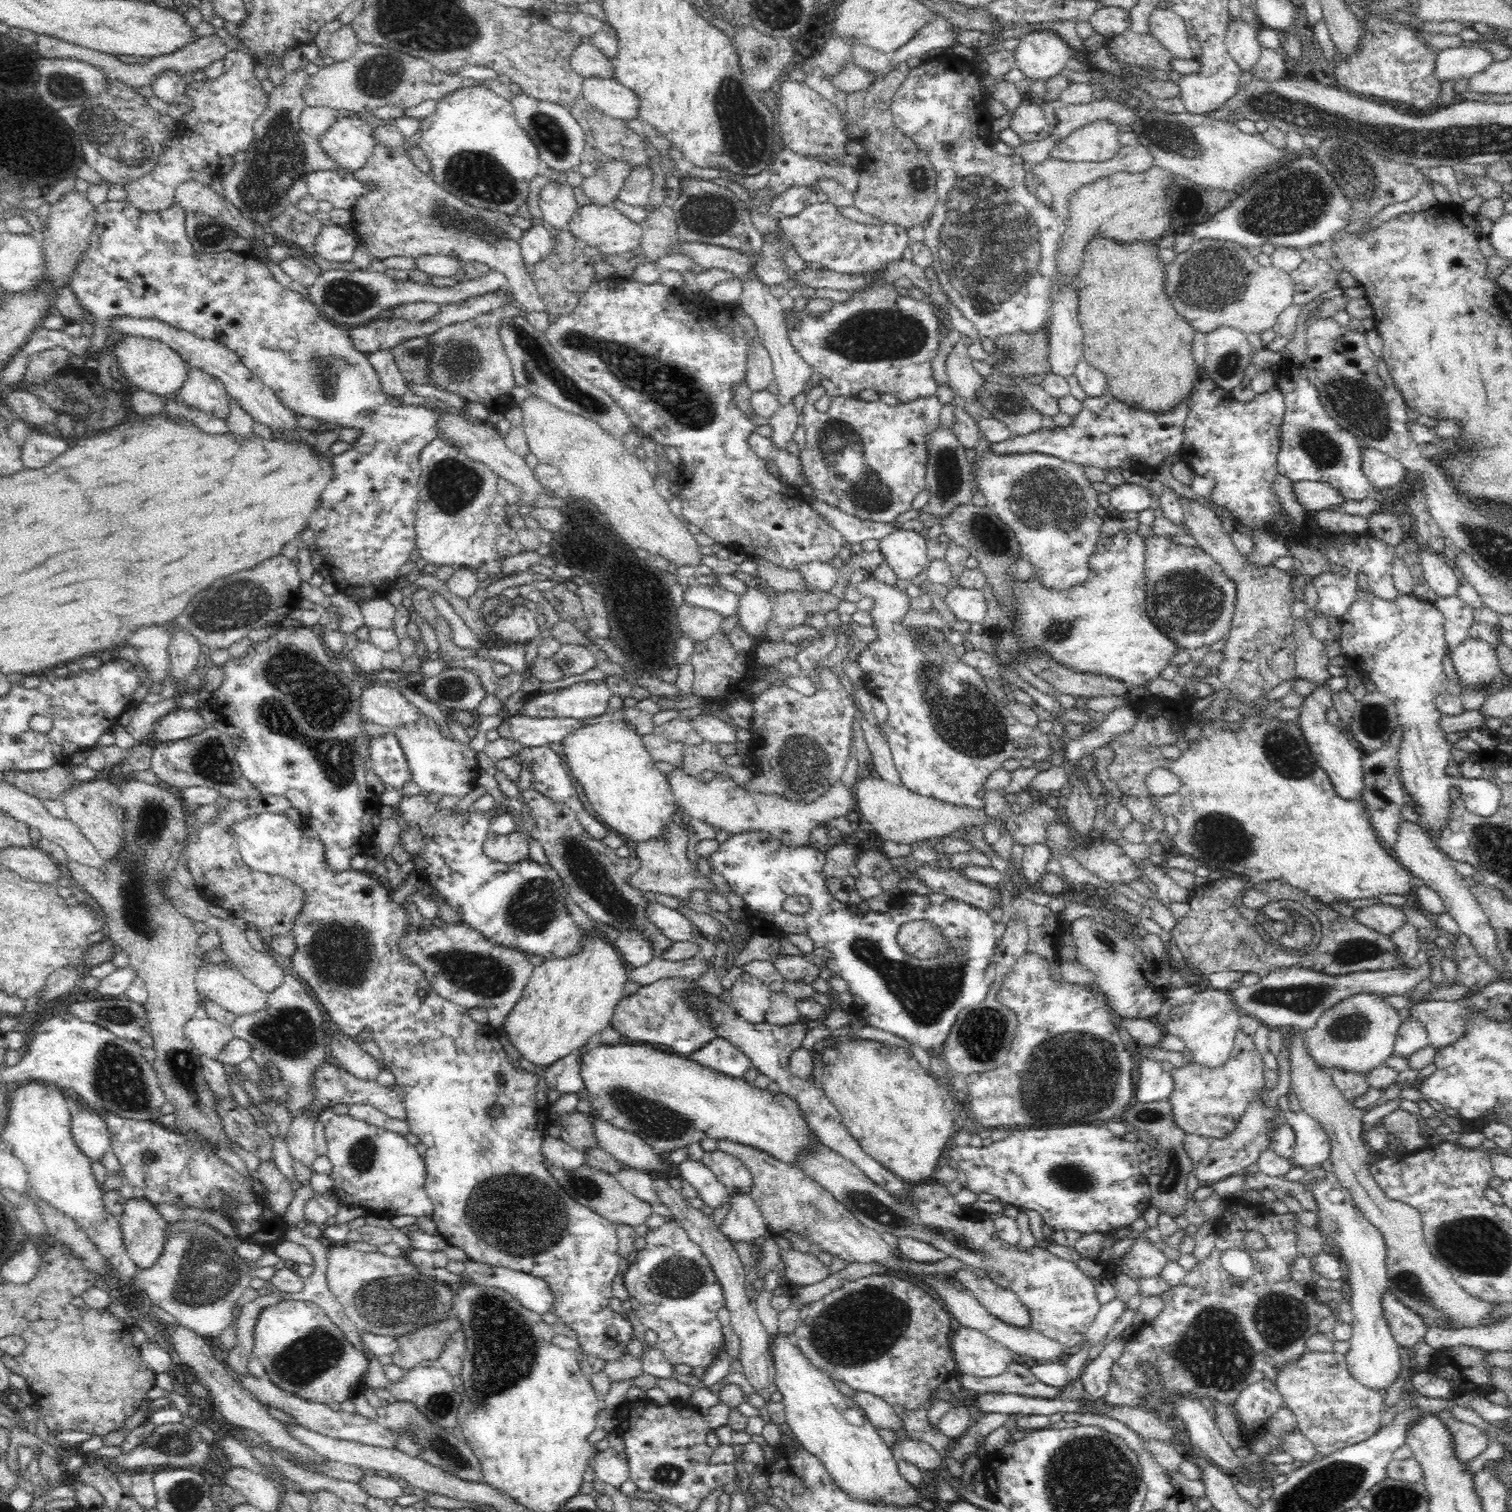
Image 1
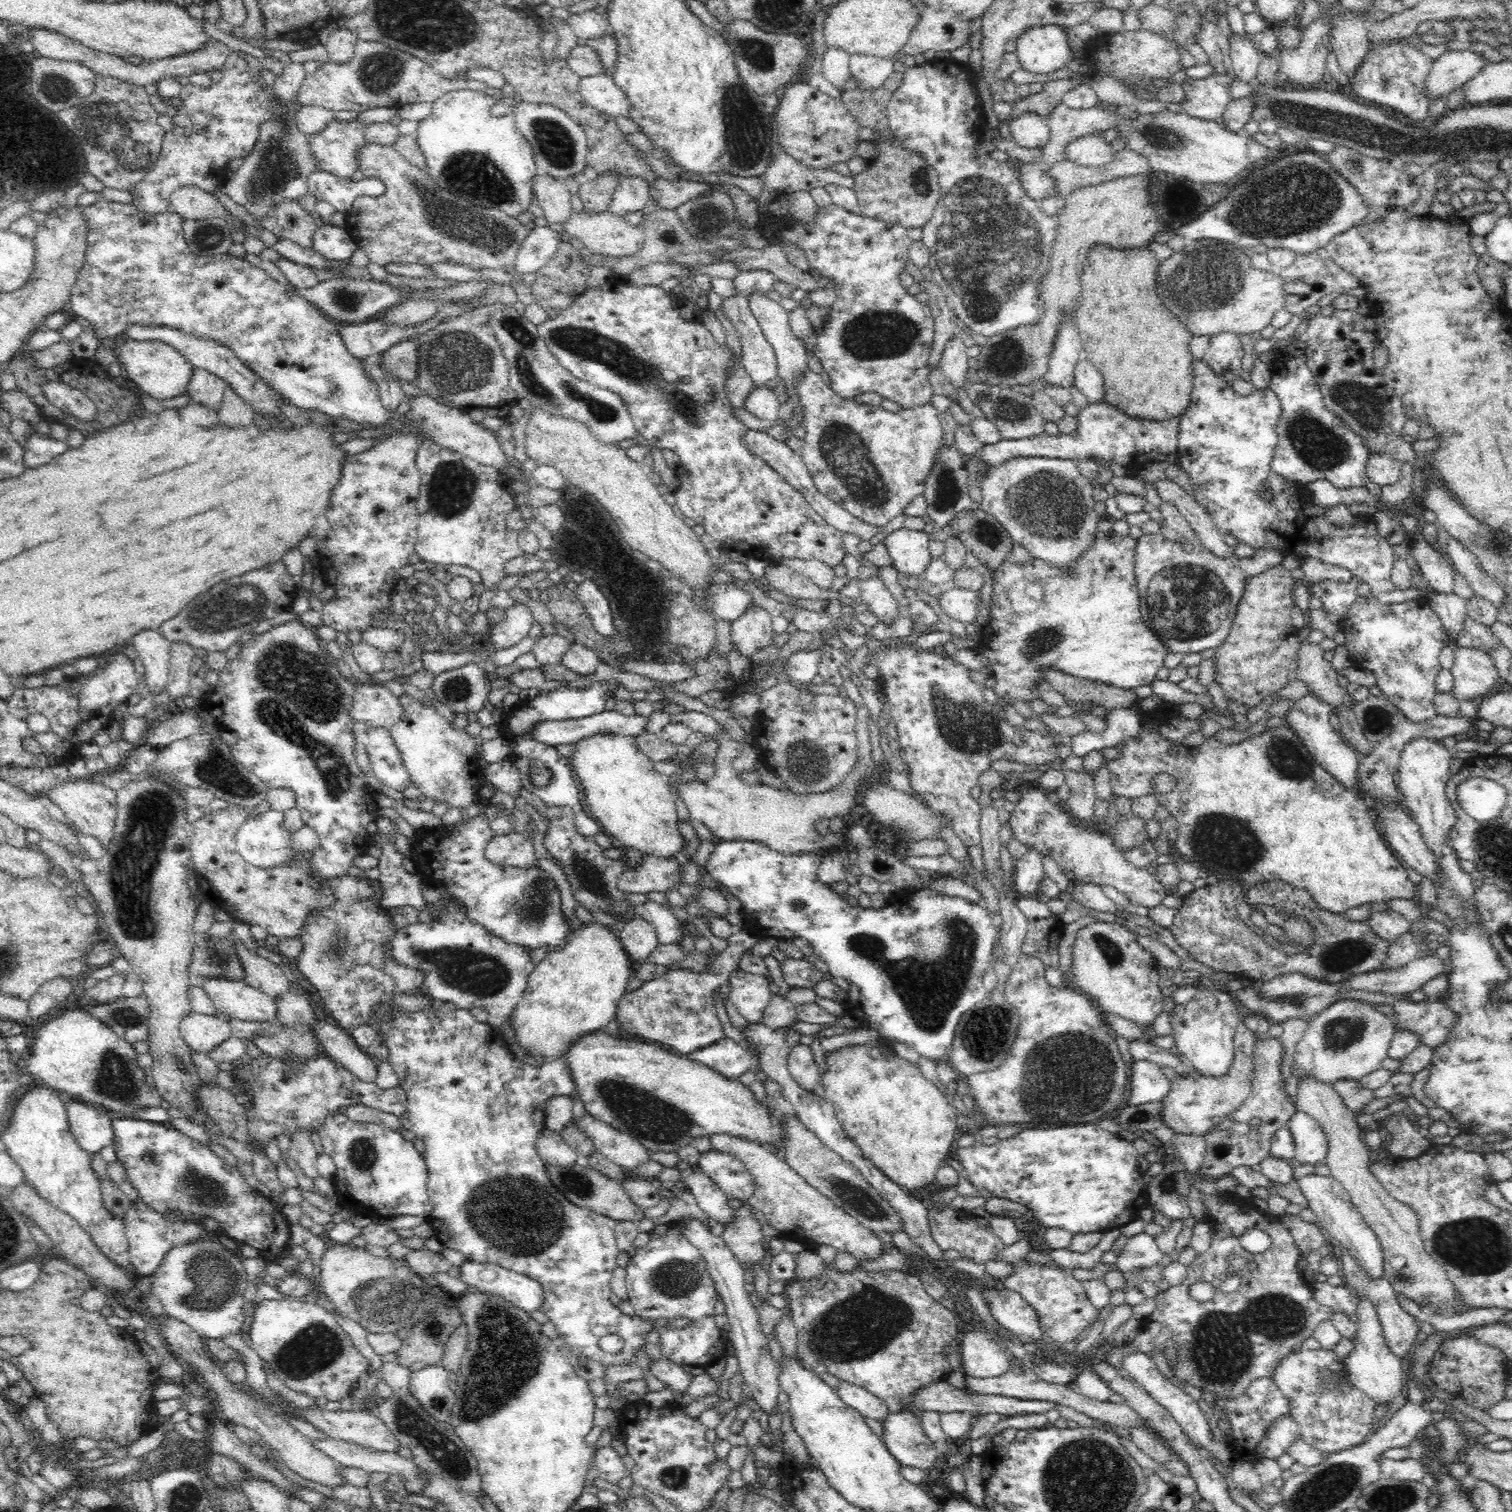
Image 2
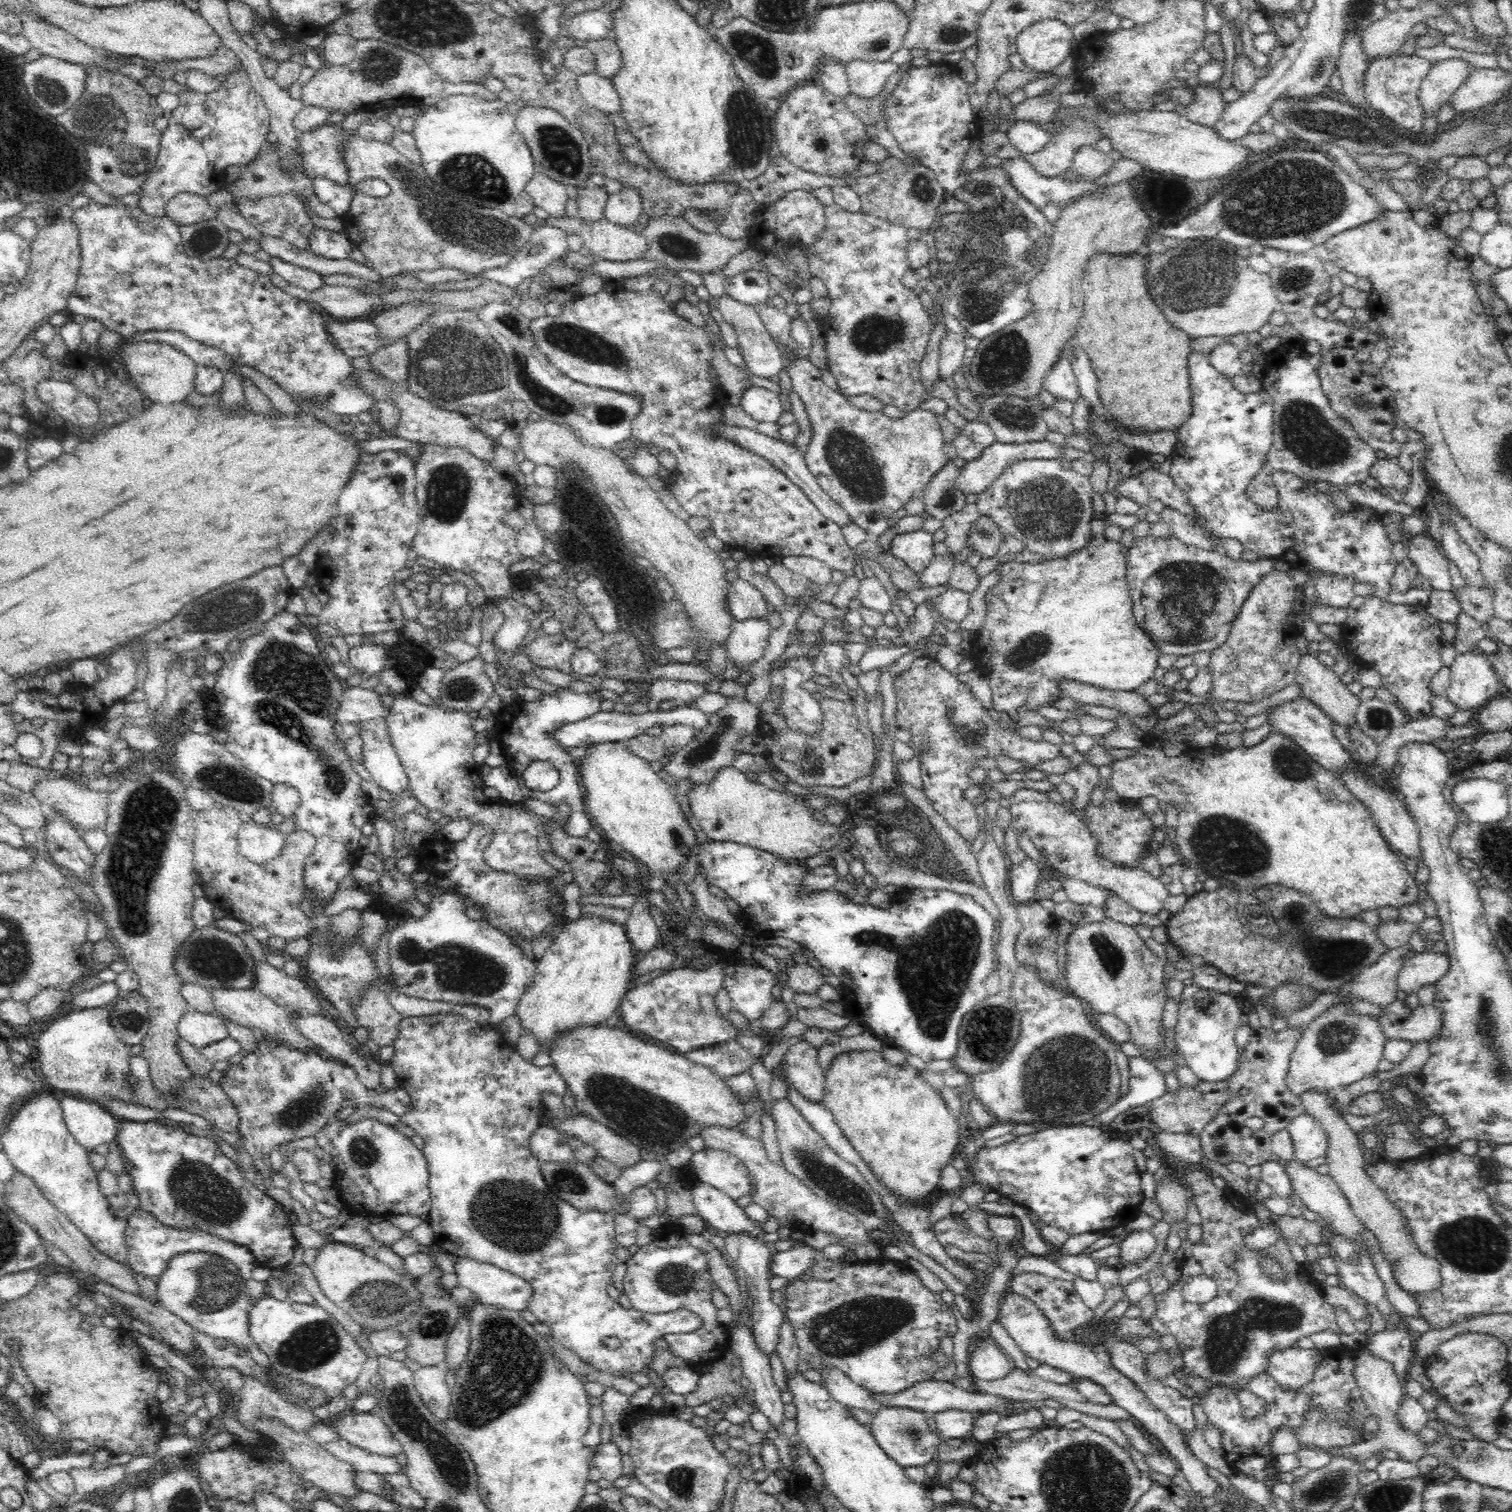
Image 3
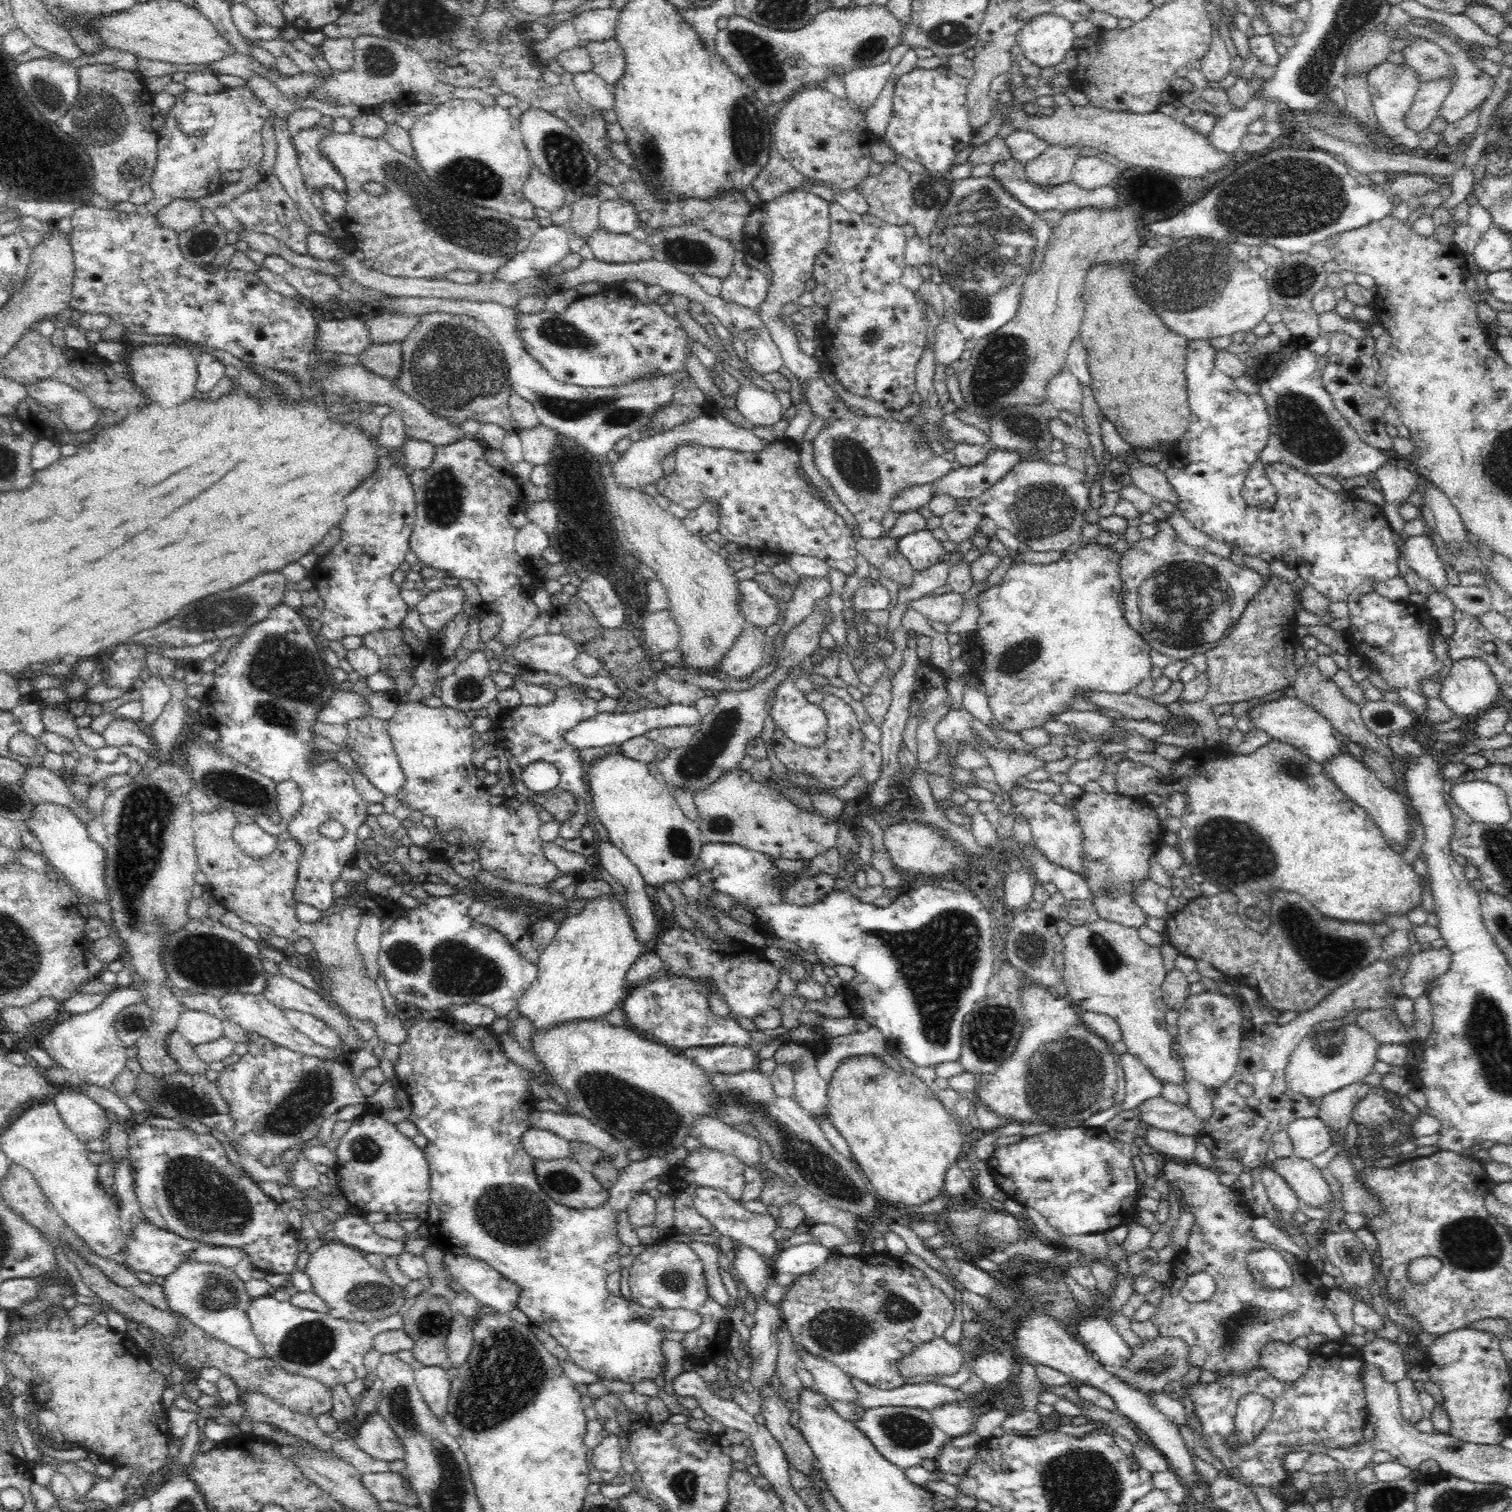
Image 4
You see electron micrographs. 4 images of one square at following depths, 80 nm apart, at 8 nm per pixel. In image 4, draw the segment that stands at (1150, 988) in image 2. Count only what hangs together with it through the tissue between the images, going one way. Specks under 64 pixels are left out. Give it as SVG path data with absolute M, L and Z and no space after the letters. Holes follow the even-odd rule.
M1103 919L1085 926L1074 926L1062 938L1062 944L1064 944L1062 982L1067 987L1067 997L1074 1002L1077 1010L1096 1012L1116 1019L1120 1025L1122 1040L1126 1044L1128 1053L1138 1057L1150 1069L1152 1075L1160 1079L1162 1084L1170 1082L1183 1086L1187 1082L1186 1071L1181 1064L1181 1059L1170 1049L1175 1039L1168 1033L1164 1020L1167 1005L1163 1000L1161 984L1167 971L1164 967L1160 947L1150 946L1143 942L1134 928Z

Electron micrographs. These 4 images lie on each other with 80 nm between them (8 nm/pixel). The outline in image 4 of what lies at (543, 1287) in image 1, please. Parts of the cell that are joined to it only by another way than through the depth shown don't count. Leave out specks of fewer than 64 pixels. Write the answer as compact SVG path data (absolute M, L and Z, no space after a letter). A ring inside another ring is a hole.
M445 1253L443 1261L454 1280L481 1304L491 1306L499 1313L509 1313L516 1308L520 1286L508 1281L487 1262L452 1253Z

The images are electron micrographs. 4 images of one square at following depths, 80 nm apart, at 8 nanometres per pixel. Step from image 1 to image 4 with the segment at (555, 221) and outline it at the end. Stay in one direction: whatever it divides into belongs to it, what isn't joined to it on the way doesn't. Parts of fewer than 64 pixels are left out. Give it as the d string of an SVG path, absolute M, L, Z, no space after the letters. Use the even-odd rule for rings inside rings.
M530 166L530 174L523 187L523 194L534 205L534 208L544 208L548 212L556 212L564 206L564 194L560 184L542 174L536 166Z

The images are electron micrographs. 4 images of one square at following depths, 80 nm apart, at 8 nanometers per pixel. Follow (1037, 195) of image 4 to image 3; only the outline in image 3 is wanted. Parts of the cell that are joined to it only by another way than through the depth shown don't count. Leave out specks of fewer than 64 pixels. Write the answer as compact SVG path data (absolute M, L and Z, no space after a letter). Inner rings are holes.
M1022 156L1004 160L1001 167L1008 173L1009 180L1016 190L1018 190L1018 193L1020 193L1022 197L1028 199L1028 202L1032 203L1032 205L1040 210L1048 203L1054 203L1056 206L1062 204L1062 208L1064 208L1075 198L1084 196L1088 193L1095 193L1096 191L1101 191L1106 188L1106 186L1100 186L1096 182L1068 181L1063 178L1045 178Z

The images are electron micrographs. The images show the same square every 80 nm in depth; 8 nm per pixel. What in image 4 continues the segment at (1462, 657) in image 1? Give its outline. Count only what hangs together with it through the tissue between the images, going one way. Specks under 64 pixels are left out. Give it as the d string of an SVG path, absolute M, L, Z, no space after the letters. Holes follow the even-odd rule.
M1474 657L1463 659L1453 662L1450 674L1445 677L1441 684L1439 697L1456 716L1476 718L1478 717L1476 714L1486 712L1492 706L1492 702L1496 701L1499 686L1485 660Z

